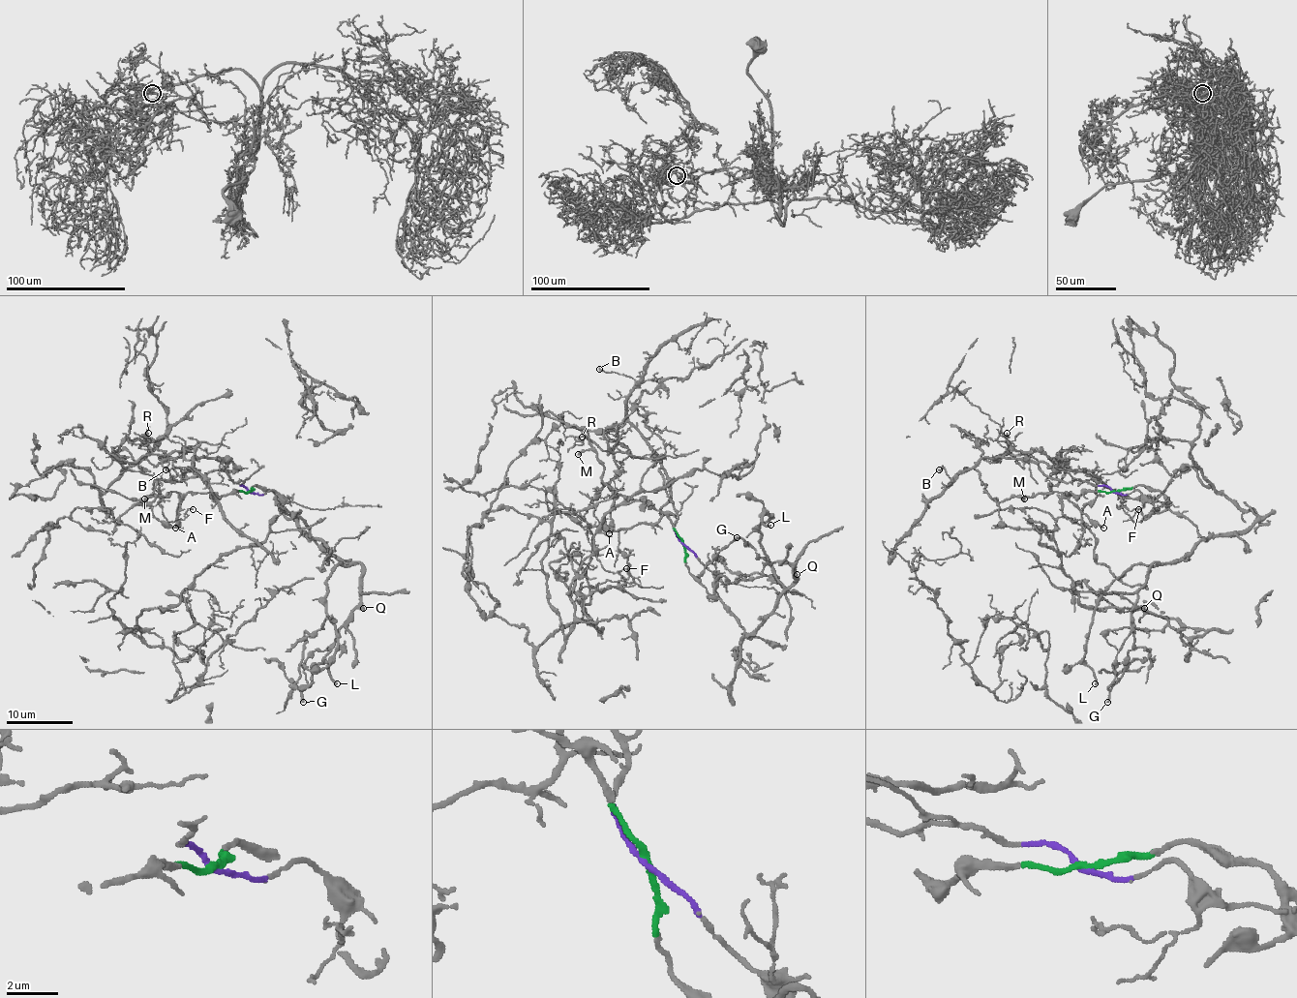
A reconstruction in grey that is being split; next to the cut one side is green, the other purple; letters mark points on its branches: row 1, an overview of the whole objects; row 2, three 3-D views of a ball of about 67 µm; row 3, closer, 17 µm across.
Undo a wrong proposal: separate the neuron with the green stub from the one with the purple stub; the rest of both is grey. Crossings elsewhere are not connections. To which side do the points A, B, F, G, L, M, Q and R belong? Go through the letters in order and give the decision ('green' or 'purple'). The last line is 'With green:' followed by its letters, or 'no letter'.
A: green
B: purple
F: purple
G: green
L: green
M: green
Q: green
R: purple
With green: A, G, L, M, Q

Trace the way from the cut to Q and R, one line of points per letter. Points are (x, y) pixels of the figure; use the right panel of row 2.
Q: (1113, 491), (1157, 489), (1164, 503), (1185, 515), (1202, 537), (1178, 559), (1150, 566), (1136, 603), (1145, 608)
R: (1113, 491), (1050, 479), (1034, 463), (992, 459), (1021, 452), (1008, 452), (1006, 433)

